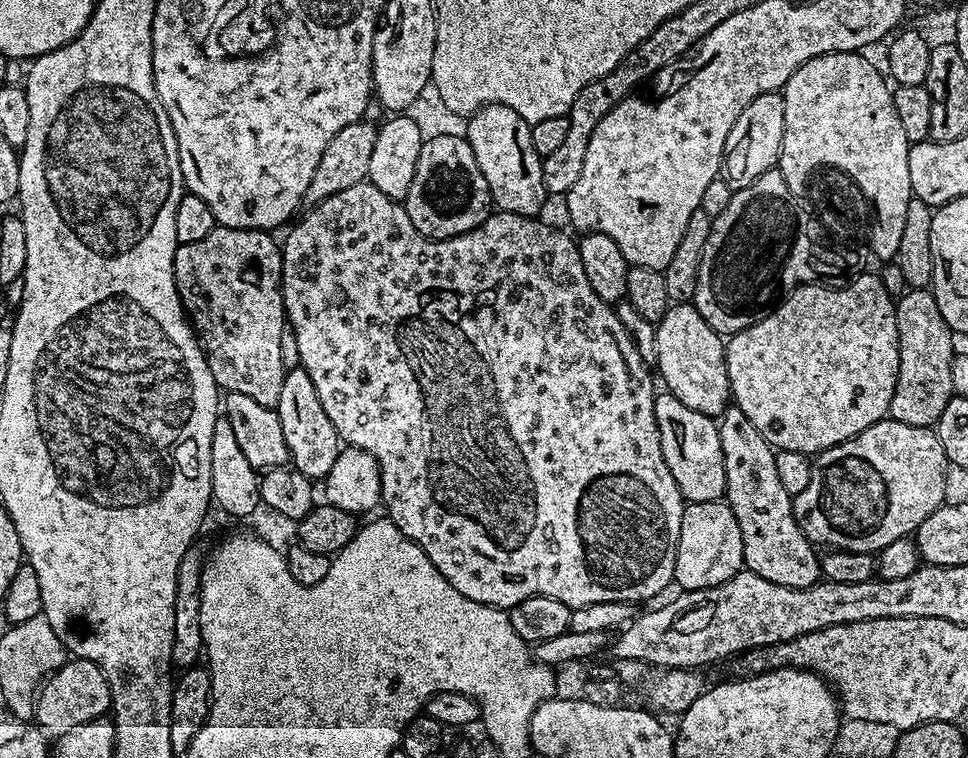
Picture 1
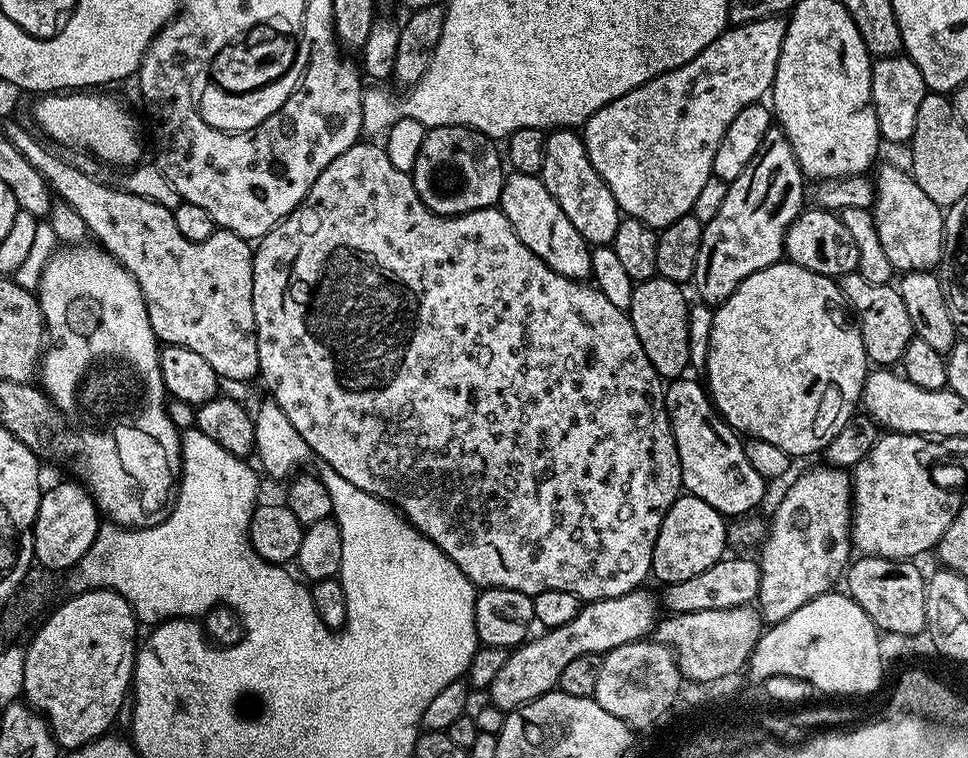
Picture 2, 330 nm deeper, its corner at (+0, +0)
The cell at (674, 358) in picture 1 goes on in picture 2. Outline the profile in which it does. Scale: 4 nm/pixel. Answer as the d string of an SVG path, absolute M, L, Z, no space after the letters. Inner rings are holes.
M653 276L651 280L639 281L633 287L630 306L627 308L632 319L638 342L646 350L646 358L662 378L680 378L689 371L688 362L688 309L689 301L684 301L685 289L681 285Z

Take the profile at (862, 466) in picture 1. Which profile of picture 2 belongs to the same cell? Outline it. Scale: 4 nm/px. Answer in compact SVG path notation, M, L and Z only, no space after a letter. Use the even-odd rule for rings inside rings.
M819 467L802 473L785 490L759 549L758 611L761 621L768 626L790 618L798 606L806 606L806 602L822 593L833 591L832 583L845 575L854 552L851 475L842 468Z

